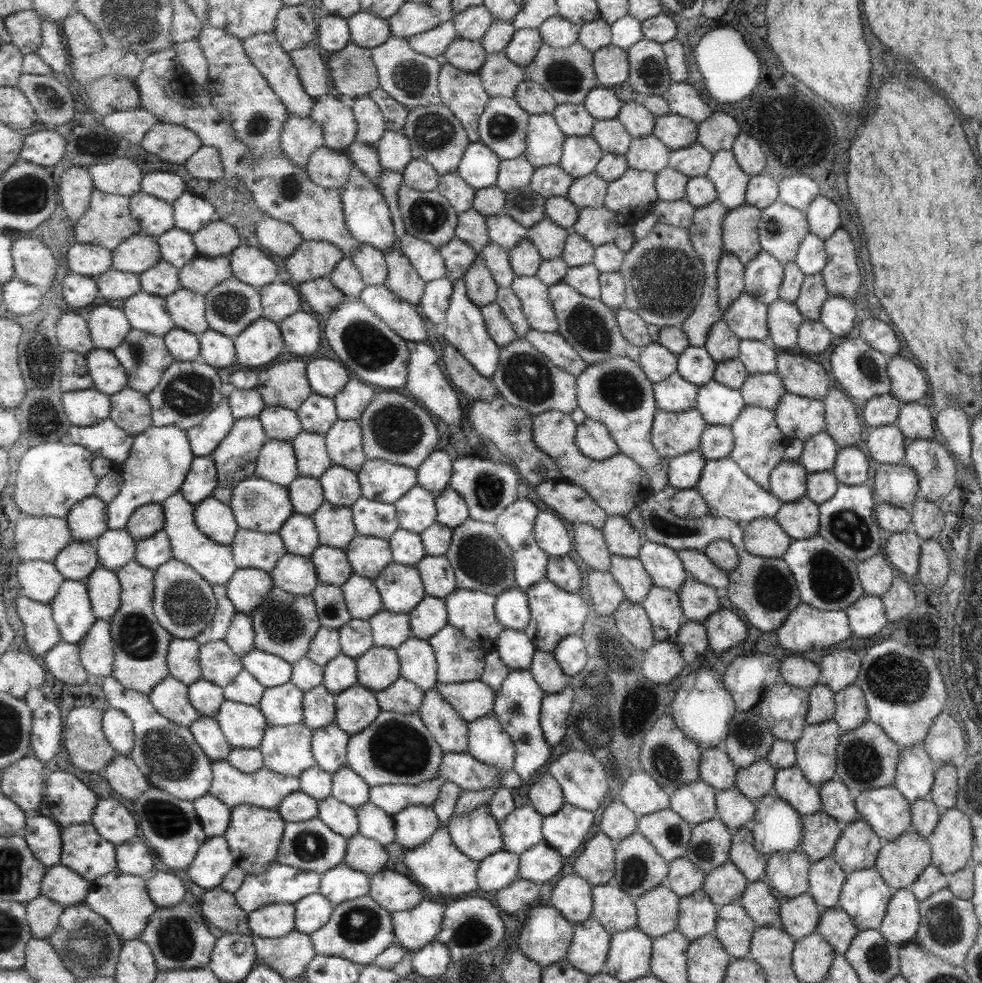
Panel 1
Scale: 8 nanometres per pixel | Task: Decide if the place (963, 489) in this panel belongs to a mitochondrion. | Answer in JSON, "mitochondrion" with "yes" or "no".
{"mitochondrion":"no"}

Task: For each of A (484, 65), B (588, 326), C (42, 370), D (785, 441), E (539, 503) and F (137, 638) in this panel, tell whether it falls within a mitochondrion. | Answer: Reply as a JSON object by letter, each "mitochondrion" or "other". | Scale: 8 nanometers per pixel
{"A":"other","B":"mitochondrion","C":"mitochondrion","D":"other","E":"other","F":"mitochondrion"}

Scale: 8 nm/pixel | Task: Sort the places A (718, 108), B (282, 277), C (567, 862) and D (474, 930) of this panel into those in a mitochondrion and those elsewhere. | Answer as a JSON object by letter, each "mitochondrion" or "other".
{"A":"other","B":"other","C":"other","D":"mitochondrion"}

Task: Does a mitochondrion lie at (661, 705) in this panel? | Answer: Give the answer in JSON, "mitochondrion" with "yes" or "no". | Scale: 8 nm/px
{"mitochondrion":"no"}

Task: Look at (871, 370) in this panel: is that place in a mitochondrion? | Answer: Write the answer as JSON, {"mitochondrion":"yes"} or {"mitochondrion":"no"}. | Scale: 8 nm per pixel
{"mitochondrion":"yes"}

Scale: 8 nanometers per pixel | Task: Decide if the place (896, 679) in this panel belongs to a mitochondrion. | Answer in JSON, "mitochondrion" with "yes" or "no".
{"mitochondrion":"yes"}

